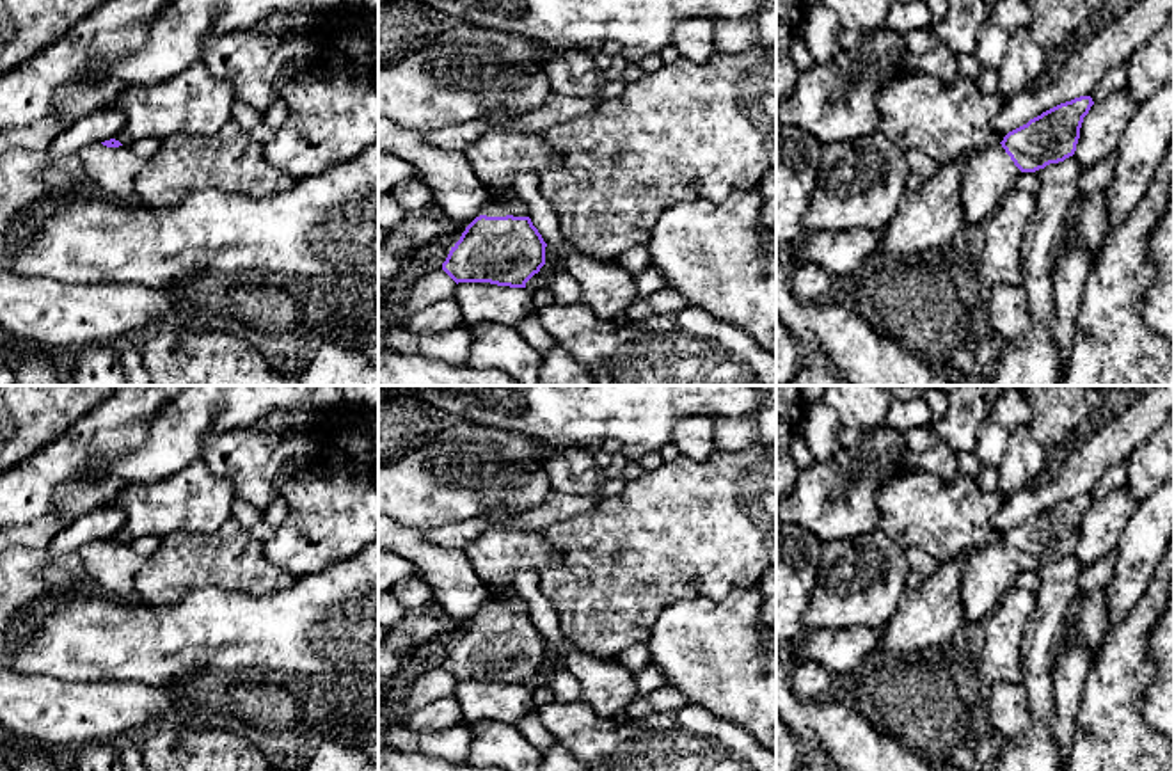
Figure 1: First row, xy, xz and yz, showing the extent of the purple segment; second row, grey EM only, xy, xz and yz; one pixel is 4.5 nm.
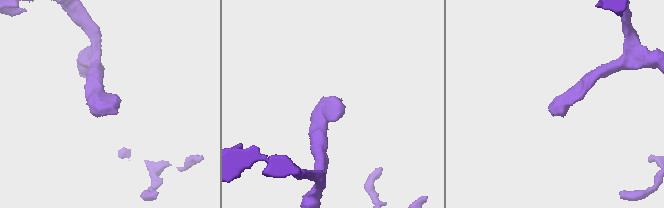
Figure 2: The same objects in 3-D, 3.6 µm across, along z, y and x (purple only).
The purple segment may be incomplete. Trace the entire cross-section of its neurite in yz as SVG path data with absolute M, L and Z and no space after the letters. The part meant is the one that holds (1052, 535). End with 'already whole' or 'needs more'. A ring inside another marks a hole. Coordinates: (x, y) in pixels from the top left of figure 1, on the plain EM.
M1091 494L1060 501L1009 529L1000 542L982 547L963 570L961 593L968 625L980 624L998 606L1003 595L1014 588L1014 581L1021 570L1035 570L1073 554L1083 515L1092 503Z | needs more

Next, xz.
M497 593L451 645L442 668L458 680L526 686L545 663L542 632L515 593Z | needs more

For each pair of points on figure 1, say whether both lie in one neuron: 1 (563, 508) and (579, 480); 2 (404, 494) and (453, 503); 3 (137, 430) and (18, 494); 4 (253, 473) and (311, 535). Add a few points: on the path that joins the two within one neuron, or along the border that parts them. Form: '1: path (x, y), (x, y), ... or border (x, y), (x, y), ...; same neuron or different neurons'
1: border (555, 489), (565, 494), (595, 492); different neurons
2: path (416, 494), (423, 501), (441, 503); same neuron
3: path (107, 432), (87, 441), (48, 471); same neuron
4: path (272, 484), (281, 485), (311, 516); same neuron

